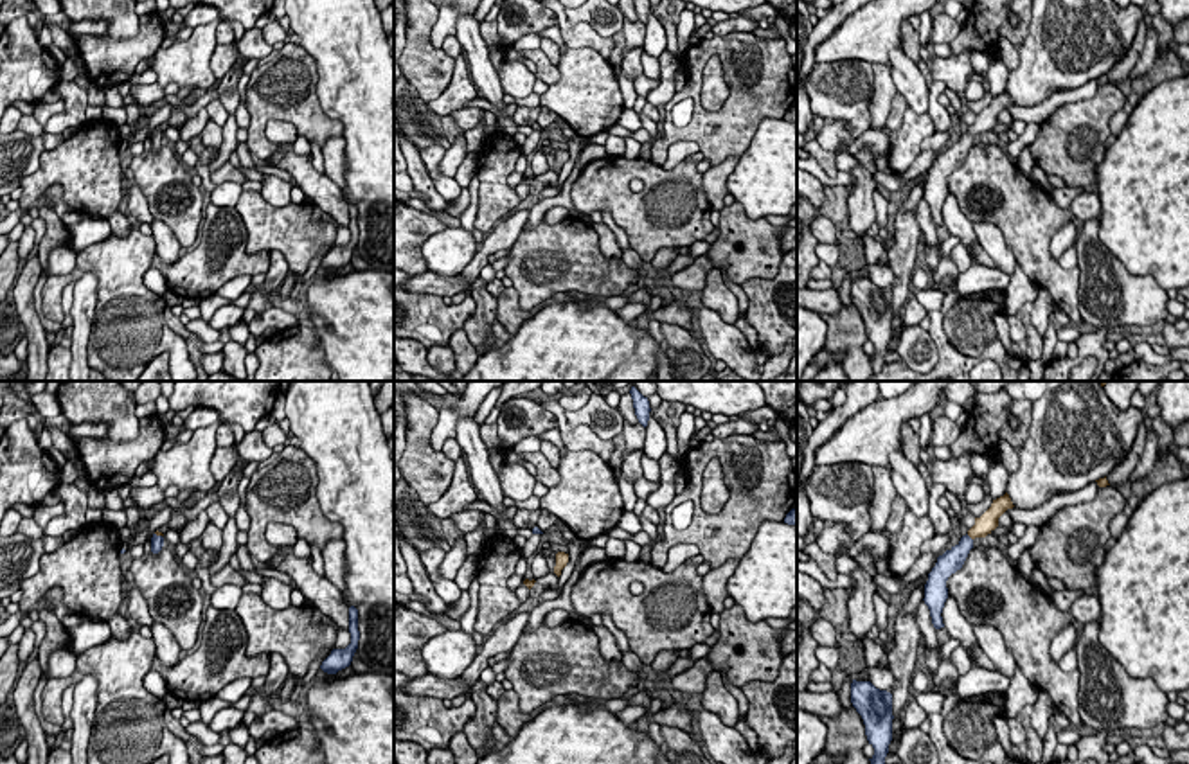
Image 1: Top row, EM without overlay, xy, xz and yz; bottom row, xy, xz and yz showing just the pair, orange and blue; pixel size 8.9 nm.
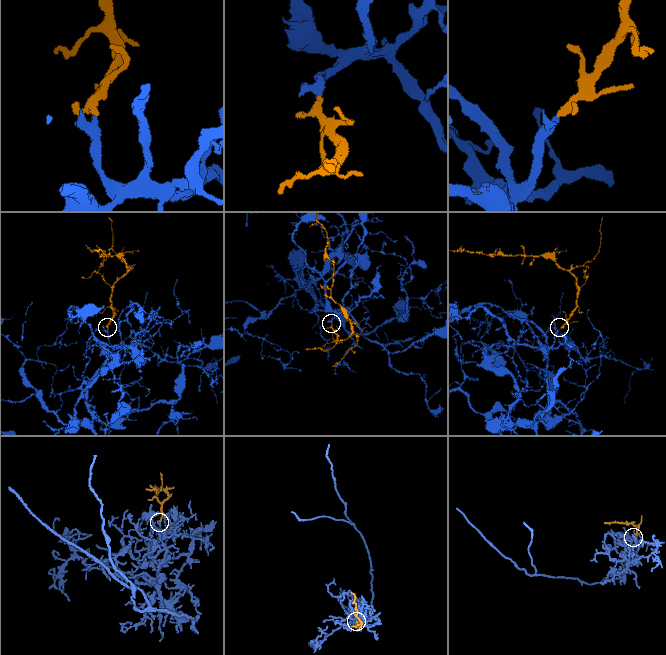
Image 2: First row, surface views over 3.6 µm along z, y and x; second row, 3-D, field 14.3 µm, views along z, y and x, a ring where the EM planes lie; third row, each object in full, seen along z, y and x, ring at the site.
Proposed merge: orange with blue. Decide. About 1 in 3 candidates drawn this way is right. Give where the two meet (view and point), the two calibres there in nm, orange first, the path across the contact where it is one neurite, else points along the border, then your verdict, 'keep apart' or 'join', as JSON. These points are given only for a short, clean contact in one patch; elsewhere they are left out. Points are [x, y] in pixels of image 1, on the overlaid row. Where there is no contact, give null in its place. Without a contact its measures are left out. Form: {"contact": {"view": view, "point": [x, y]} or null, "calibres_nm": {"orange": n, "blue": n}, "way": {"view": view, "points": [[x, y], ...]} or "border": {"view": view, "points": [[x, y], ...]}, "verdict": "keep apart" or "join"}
{"contact": {"view": "yz", "point": [970, 536]}, "calibres_nm": {"orange": 170, "blue": 170}, "way": {"view": "yz", "points": [[988, 522], [970, 536], [954, 558]]}, "verdict": "join"}

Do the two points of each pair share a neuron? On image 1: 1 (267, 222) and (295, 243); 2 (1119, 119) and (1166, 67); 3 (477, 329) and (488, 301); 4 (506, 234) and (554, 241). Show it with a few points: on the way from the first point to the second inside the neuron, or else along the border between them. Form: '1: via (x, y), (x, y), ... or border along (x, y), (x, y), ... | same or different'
1: via (274, 227), (288, 236) | same
2: via (1128, 106), (1153, 78) | same
3: via (481, 322), (486, 308) | same
4: border along (524, 227), (508, 250) | different

